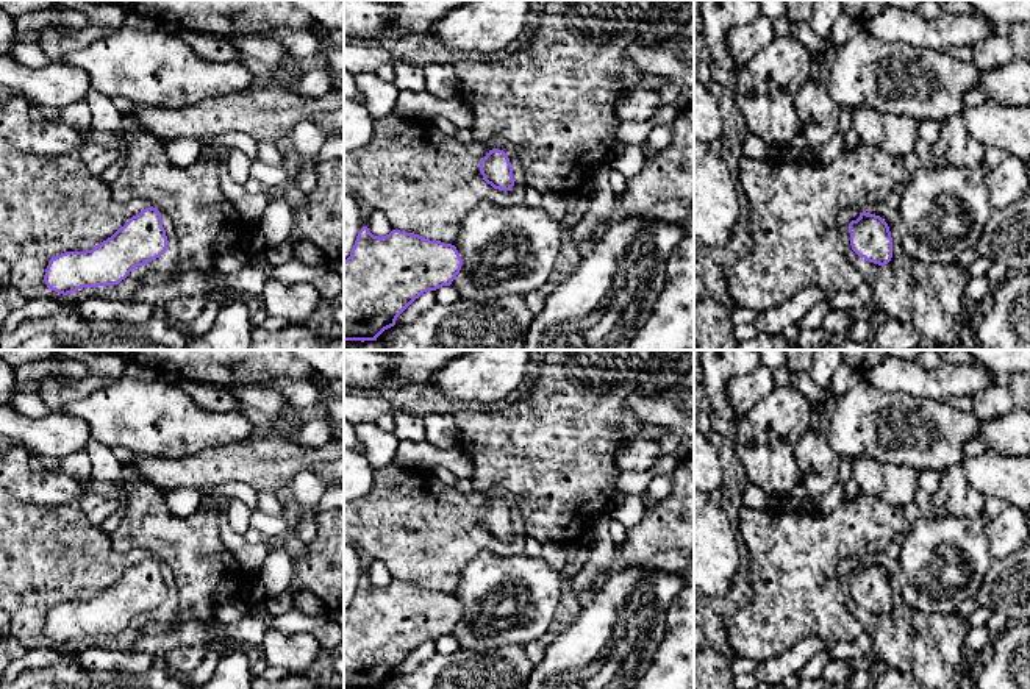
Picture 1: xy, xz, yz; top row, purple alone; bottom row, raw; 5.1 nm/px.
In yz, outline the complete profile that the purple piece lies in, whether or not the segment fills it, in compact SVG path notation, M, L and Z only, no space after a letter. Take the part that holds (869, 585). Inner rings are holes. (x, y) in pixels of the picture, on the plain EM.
M860 562L857 570L849 573L852 600L869 612L885 616L892 608L892 587L888 573L875 564Z

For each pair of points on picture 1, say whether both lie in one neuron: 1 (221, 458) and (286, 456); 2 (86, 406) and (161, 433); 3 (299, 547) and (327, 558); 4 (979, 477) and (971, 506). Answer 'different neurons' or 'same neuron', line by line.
1: same neuron
2: same neuron
3: different neurons
4: different neurons

